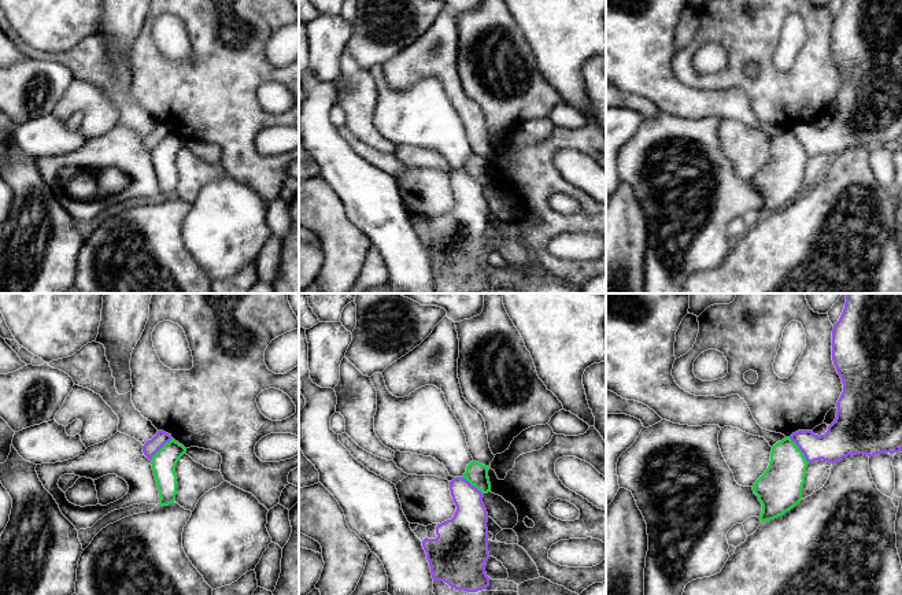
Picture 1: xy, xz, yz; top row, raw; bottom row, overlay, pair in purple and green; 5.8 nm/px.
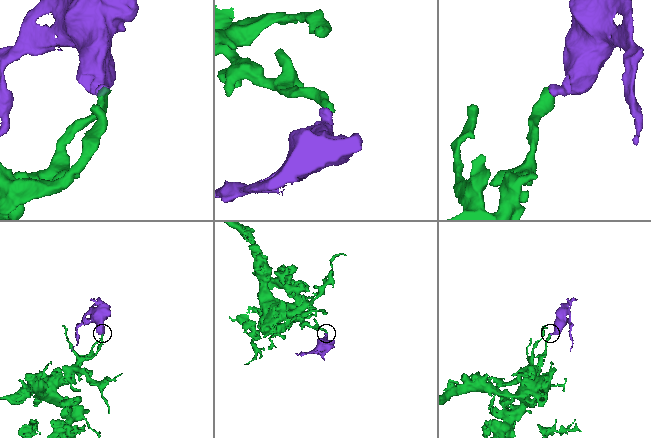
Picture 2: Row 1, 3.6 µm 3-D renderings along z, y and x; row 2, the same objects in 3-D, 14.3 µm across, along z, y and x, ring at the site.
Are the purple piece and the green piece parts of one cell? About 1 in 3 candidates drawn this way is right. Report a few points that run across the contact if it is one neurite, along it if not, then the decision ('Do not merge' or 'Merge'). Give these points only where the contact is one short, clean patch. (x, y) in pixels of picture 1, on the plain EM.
Line: yz (788, 130), (809, 155). Do not merge

